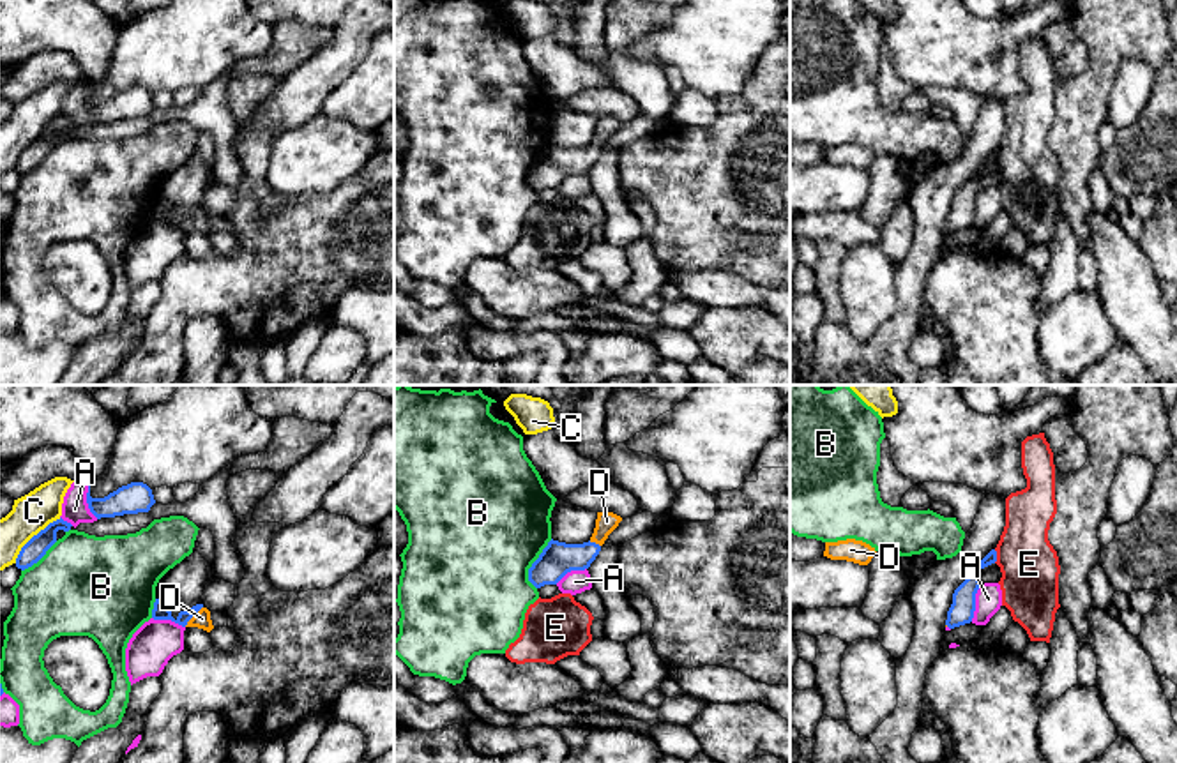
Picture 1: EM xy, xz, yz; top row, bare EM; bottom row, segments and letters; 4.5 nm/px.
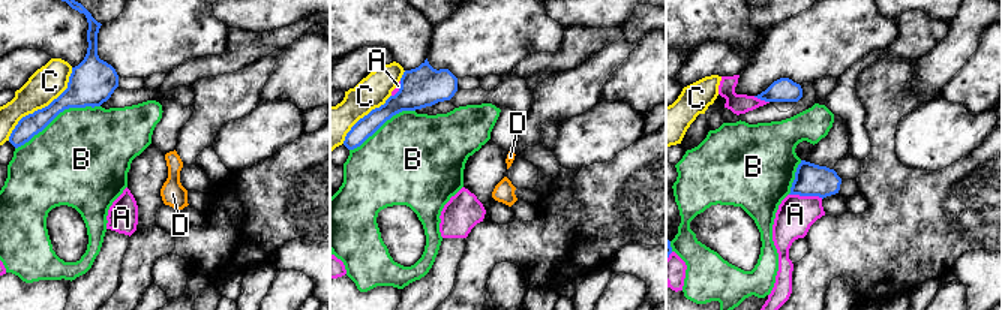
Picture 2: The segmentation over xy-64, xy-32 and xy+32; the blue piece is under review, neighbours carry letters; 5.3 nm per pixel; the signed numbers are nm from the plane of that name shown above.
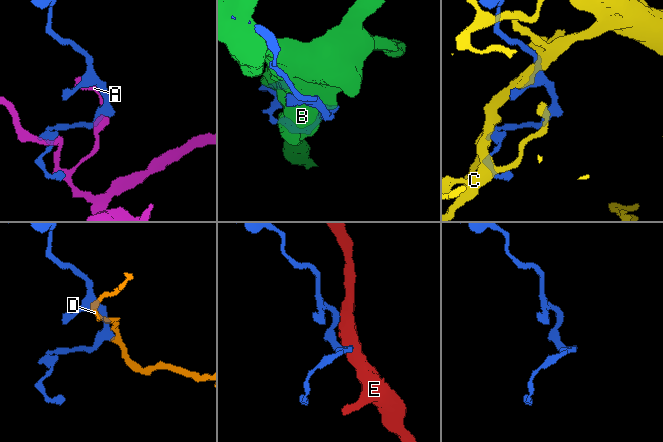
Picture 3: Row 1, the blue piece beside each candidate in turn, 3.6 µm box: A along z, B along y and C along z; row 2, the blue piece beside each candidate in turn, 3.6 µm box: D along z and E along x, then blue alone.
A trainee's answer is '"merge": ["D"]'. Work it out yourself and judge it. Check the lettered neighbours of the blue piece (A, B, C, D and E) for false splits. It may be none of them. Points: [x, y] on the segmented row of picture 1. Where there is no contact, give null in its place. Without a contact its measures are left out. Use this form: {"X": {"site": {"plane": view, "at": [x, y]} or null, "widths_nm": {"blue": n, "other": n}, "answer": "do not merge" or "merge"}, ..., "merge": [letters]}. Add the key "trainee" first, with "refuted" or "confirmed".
{"trainee": "confirmed", "A": {"site": {"plane": "yz", "at": [974, 603]}, "widths_nm": {"blue": 110, "other": 130}, "answer": "do not merge"}, "B": {"site": {"plane": "xz", "at": [532, 564]}, "widths_nm": {"blue": 160, "other": 500}, "answer": "do not merge"}, "C": {"site": {"plane": "xy", "at": [34, 536]}, "widths_nm": {"blue": 100, "other": 180}, "answer": "do not merge"}, "D": {"site": {"plane": "xy", "at": [193, 615]}, "widths_nm": {"blue": 70, "other": 80}, "answer": "merge"}, "E": {"site": {"plane": "yz", "at": [995, 557]}, "widths_nm": {"blue": 110, "other": 260}, "answer": "do not merge"}, "merge": ["D"]}

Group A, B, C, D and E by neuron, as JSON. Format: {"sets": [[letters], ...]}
{"sets": [["A"], ["B"], ["C"], ["D"], ["E"]]}

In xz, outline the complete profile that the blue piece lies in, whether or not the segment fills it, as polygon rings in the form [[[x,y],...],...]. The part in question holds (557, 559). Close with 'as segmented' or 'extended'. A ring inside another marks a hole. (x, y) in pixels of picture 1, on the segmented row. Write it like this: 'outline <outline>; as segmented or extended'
outline [[[597,512],[596,528],[588,542],[566,544],[551,539],[528,569],[528,581],[541,588],[557,585],[571,570],[588,569],[620,521],[622,517],[613,512]]]; extended

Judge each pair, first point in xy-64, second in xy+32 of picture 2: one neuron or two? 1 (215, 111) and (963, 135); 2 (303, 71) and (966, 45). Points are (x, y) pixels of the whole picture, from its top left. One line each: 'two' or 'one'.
1: two
2: two

